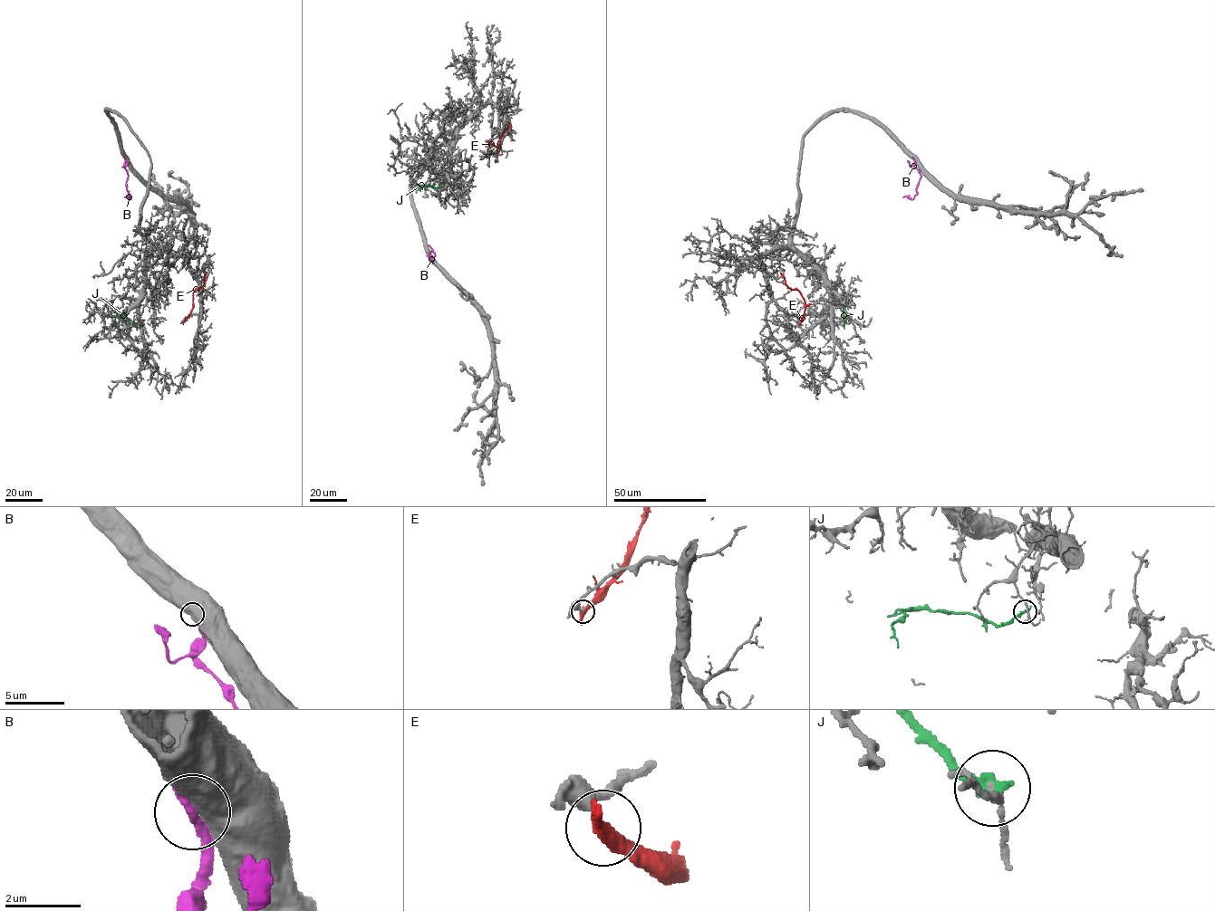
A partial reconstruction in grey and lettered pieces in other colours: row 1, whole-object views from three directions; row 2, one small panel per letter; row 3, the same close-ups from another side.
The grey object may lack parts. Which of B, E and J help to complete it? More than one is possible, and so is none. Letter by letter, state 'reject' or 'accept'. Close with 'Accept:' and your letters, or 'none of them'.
B: reject
E: reject
J: reject
Accept: none of them

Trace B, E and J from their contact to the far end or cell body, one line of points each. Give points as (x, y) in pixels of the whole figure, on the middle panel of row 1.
B: (429, 255), (432, 263), (430, 259), (435, 253), (429, 244)
E: (487, 142), (497, 147), (510, 122)
J: (440, 185), (436, 187), (423, 185), (419, 187), (420, 191)

